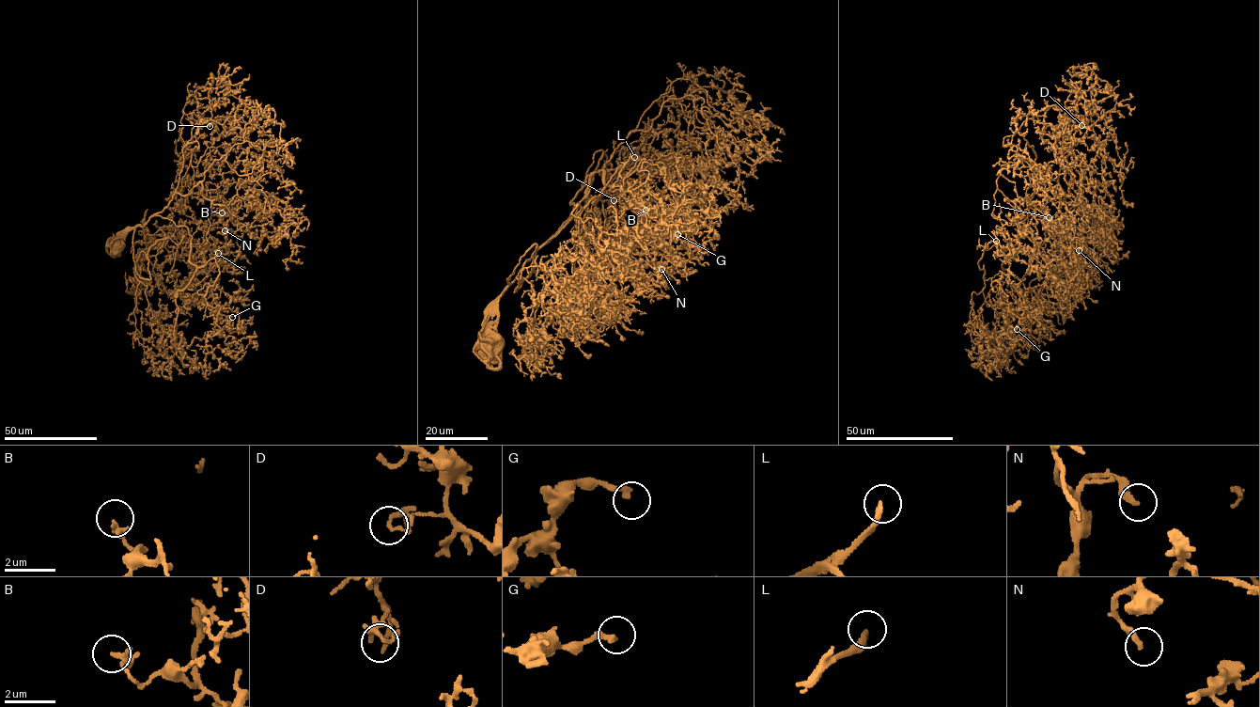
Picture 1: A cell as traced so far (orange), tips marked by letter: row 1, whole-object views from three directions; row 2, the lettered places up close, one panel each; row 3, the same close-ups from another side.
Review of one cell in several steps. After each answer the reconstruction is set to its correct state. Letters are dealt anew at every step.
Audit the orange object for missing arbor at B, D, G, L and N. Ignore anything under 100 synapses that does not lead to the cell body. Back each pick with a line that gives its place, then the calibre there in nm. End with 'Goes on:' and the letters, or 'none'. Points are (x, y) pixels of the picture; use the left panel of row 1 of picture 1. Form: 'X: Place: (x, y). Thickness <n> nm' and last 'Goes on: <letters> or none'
L: Place: (218, 253). Thickness 220 nm
Goes on: L

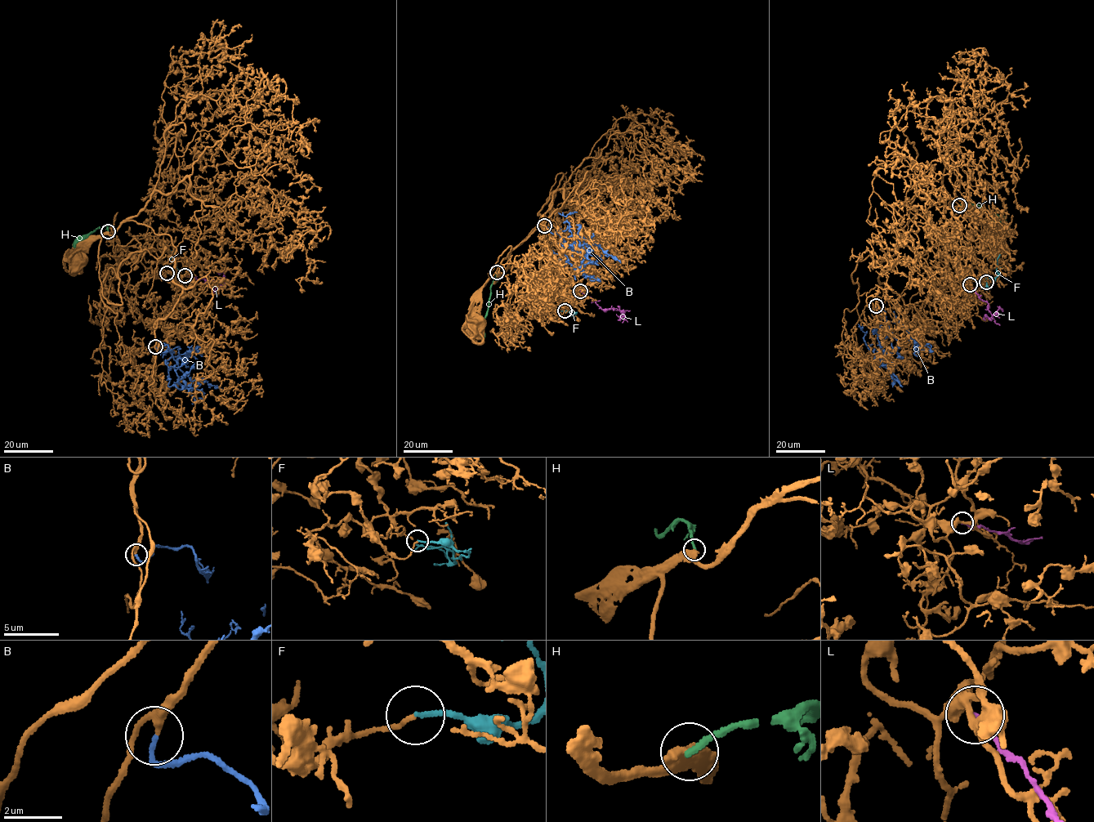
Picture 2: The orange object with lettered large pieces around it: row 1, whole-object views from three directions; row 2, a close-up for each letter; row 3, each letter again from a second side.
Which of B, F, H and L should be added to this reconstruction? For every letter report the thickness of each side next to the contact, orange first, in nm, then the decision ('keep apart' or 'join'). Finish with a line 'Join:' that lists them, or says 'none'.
B: 200 nm thick on the orange side, 180 nm on the other; join
F: 140 nm thick on the orange side, 140 nm on the other; keep apart
H: 400 nm thick on the orange side, 240 nm on the other; keep apart
L: 320 nm thick on the orange side, 180 nm on the other; keep apart
Join: B

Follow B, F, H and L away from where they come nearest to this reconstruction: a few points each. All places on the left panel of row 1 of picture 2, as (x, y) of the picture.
B: (155, 346), (167, 346), (178, 367), (185, 373), (185, 388), (181, 390), (167, 386), (167, 368), (177, 362)
F: (167, 274), (176, 274), (178, 270), (174, 255), (167, 247), (165, 240)
H: (108, 232), (105, 225), (99, 226), (75, 249)
L: (185, 275), (225, 283), (213, 290)

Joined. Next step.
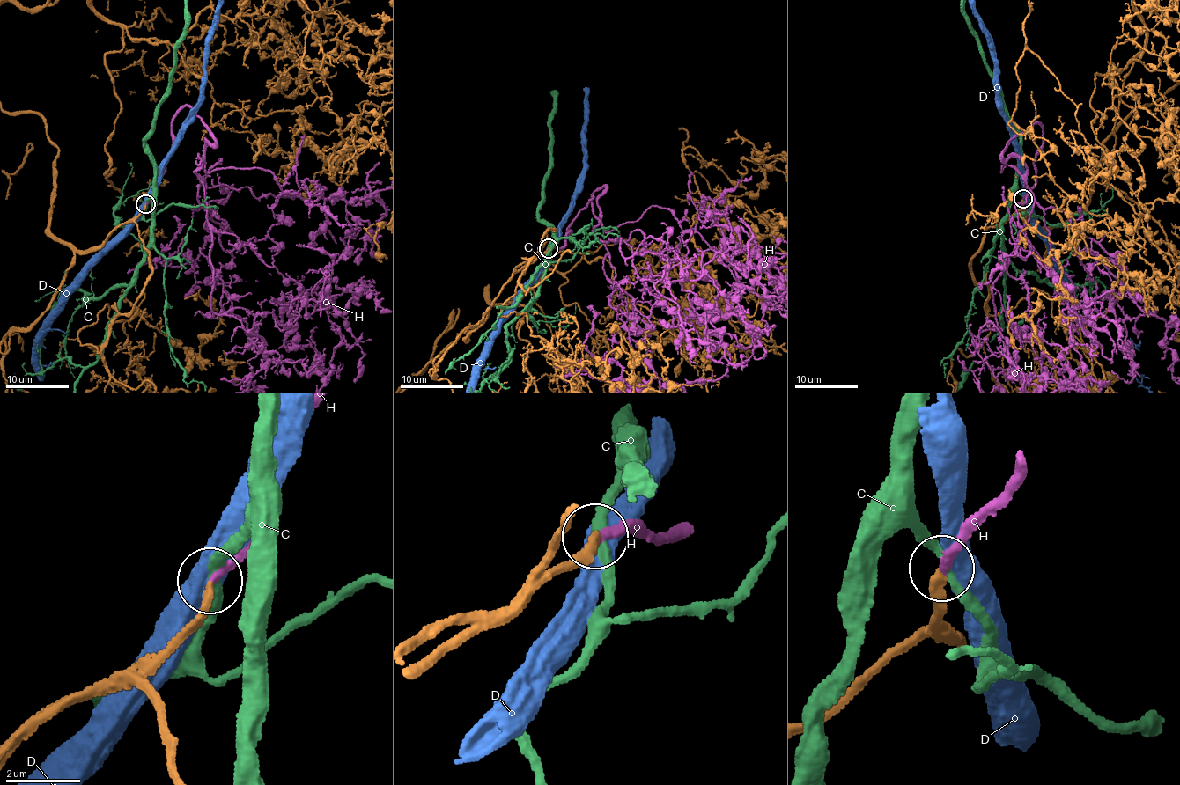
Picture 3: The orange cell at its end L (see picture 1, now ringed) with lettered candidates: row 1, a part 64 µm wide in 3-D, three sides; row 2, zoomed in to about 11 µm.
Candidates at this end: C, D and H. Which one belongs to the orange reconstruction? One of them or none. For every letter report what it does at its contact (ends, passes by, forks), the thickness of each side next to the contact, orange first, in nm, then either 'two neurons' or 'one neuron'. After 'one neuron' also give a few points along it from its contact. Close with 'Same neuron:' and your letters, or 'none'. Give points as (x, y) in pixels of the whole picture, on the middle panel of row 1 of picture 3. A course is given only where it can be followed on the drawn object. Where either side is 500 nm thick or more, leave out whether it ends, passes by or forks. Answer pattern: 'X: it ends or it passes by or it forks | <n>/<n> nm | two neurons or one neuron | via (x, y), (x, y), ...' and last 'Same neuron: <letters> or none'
C: it passes by | 240/260 nm | two neurons
D: 240/600 nm | two neurons
H: it ends | 240/170 nm | one neuron
Same neuron: H

